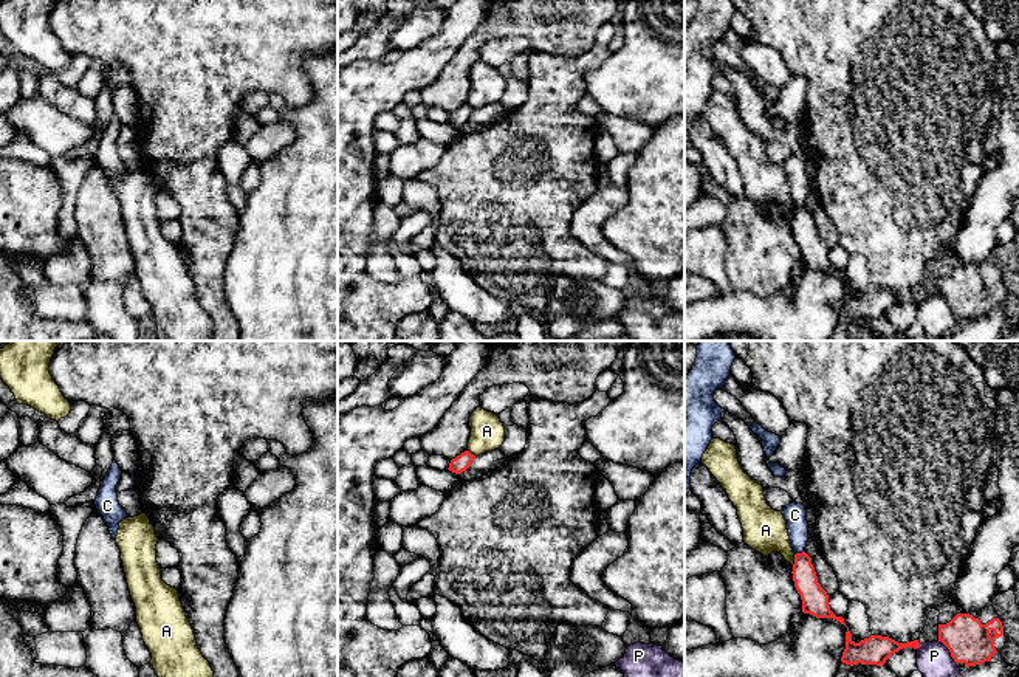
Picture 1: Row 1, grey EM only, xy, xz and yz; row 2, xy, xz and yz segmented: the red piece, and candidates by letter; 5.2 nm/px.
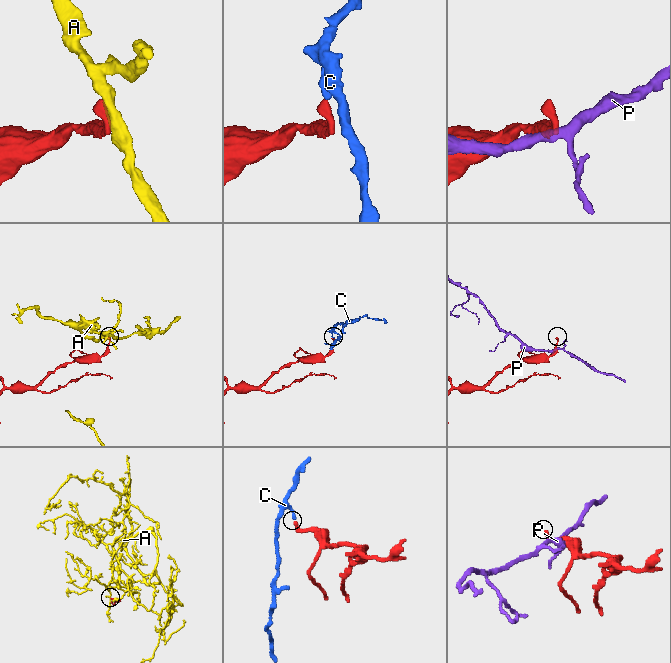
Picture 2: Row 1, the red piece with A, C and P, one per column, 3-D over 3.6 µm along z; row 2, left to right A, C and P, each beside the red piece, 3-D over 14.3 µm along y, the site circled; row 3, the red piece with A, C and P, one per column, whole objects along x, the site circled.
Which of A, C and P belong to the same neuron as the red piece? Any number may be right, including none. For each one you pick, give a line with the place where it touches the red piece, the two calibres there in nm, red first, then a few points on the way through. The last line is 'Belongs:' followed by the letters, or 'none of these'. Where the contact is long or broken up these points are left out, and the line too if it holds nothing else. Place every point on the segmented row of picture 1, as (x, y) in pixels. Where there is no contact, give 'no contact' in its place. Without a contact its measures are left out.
Belongs: none of these

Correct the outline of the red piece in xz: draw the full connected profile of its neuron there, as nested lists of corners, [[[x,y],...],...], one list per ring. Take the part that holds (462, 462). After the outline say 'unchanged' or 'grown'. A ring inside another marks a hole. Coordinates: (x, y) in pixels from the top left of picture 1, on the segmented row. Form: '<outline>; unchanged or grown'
[[[465,451],[451,460],[448,469],[455,473],[455,474],[461,474],[463,471],[466,471],[471,466],[474,459],[475,459],[474,454],[471,454],[469,451]]]; unchanged

